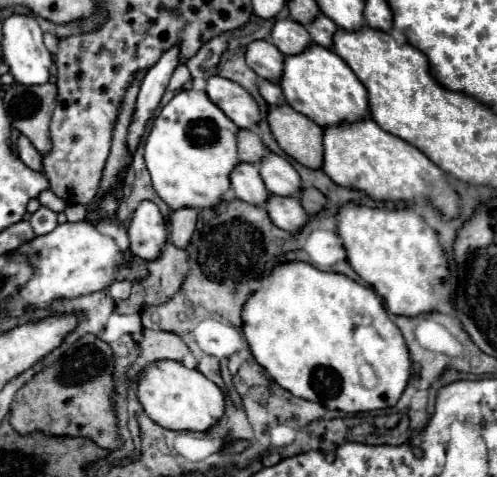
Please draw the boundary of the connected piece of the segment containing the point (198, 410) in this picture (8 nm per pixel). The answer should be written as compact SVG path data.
M162 359L162 361L154 361L154 363L146 365L136 383L136 395L138 395L138 401L140 401L142 409L146 411L146 415L154 423L158 423L166 429L172 429L172 431L208 431L224 413L224 393L210 379L206 379L200 371L188 369L178 361Z

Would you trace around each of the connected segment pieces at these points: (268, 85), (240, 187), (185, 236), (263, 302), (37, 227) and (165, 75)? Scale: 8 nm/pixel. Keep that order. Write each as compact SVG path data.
M260 81L258 83L258 91L260 91L260 95L264 97L264 101L268 103L268 105L282 105L282 103L286 103L286 99L282 97L282 89L278 89L278 83L274 83L274 81Z
M240 161L230 173L230 185L238 199L250 201L252 205L262 205L262 201L268 197L268 191L262 185L262 177L258 177L258 167L252 163Z
M182 207L182 209L176 209L172 213L172 217L170 217L170 239L176 247L184 249L190 243L190 237L192 237L194 227L196 227L196 217L198 217L198 211L192 207Z
M278 263L266 277L262 277L260 287L242 307L242 333L256 363L264 367L280 387L294 397L322 403L344 413L392 407L410 379L410 351L378 295L370 287L364 287L342 273L320 271L310 263Z
M40 207L40 209L30 217L30 225L32 225L32 229L34 229L36 235L46 235L46 233L50 233L50 231L58 225L56 213L50 211L50 209L46 209L46 207Z
M174 45L162 53L162 57L156 61L156 65L152 65L148 69L148 73L142 81L140 93L138 93L138 105L136 105L138 113L134 113L134 125L130 125L130 133L128 133L128 145L130 145L132 153L144 133L148 117L158 107L158 103L166 91L166 85L174 73L174 69L178 67L178 63L180 63L180 49L178 49L178 45Z

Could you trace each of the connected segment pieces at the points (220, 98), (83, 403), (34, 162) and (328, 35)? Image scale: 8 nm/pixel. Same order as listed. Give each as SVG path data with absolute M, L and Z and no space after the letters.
M214 75L206 79L206 93L210 101L216 107L220 107L224 115L230 121L234 121L238 127L248 129L250 125L260 121L260 111L256 101L238 83Z
M84 335L58 361L36 373L16 393L10 409L10 425L18 433L40 431L54 437L86 437L102 449L120 447L116 417L112 411L112 349L96 335Z
M20 135L18 137L18 155L20 159L34 171L42 171L42 161L40 161L40 153L36 151L36 147L28 141L28 137Z
M320 13L314 21L310 21L306 25L306 29L308 29L308 33L310 33L310 37L312 37L314 43L330 49L332 47L332 35L336 33L338 27L336 27L336 23L332 19L328 19L326 15Z

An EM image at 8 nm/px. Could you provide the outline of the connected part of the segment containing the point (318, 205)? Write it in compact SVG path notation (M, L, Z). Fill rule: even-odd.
M304 187L304 189L300 191L300 203L302 203L302 207L306 209L308 215L316 215L316 213L324 207L326 199L324 199L324 195L322 195L318 189L314 189L314 187Z

